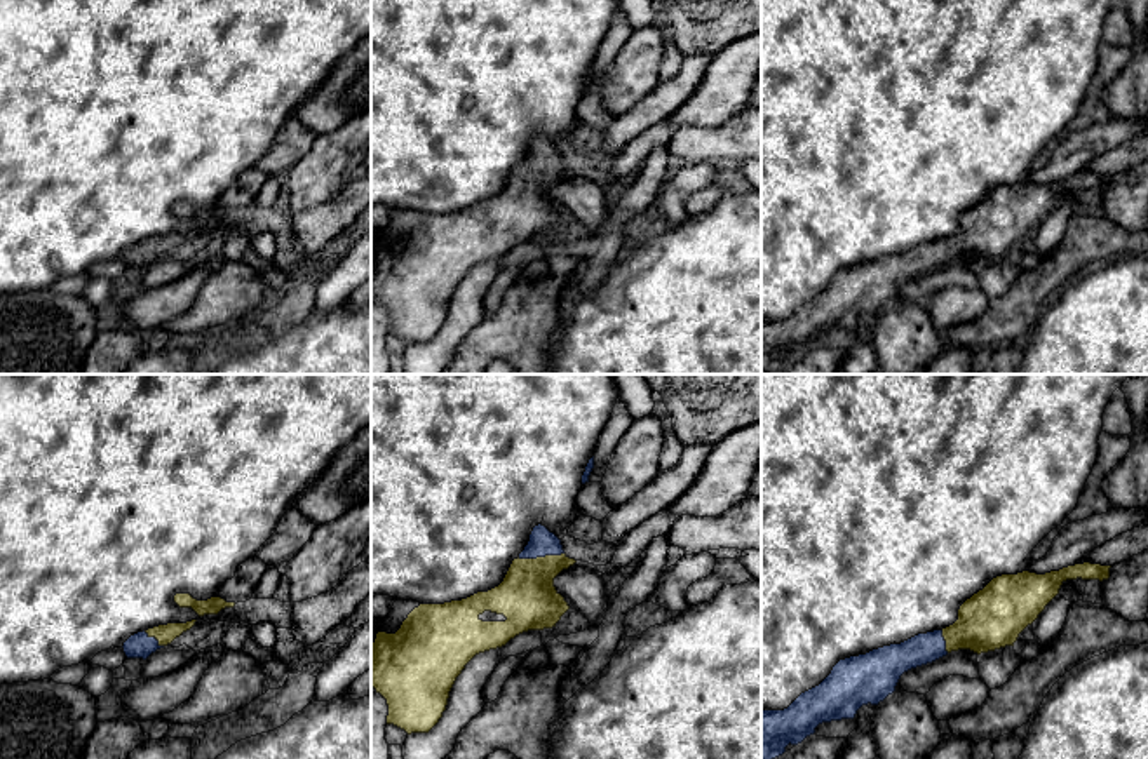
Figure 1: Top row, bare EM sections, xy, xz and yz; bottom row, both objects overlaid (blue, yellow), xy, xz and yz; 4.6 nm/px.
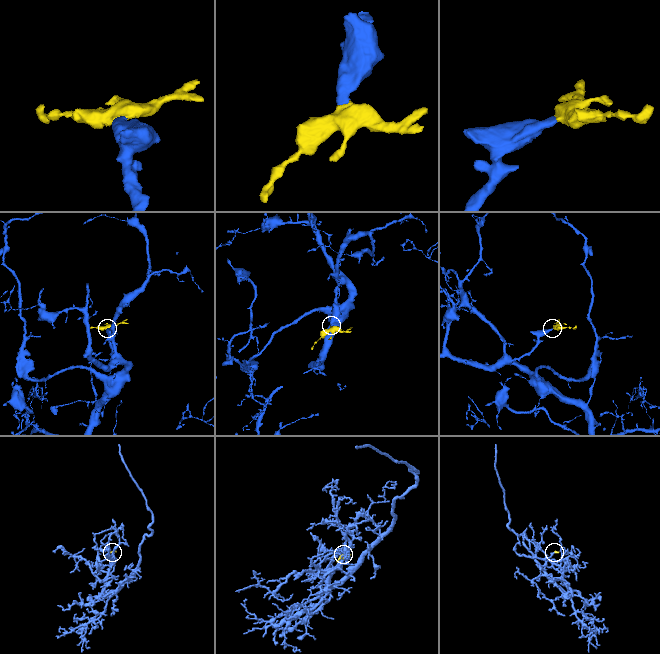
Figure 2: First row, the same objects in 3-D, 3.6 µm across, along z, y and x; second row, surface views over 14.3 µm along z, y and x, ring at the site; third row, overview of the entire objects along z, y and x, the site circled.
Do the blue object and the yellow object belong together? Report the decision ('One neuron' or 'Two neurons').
One neuron

